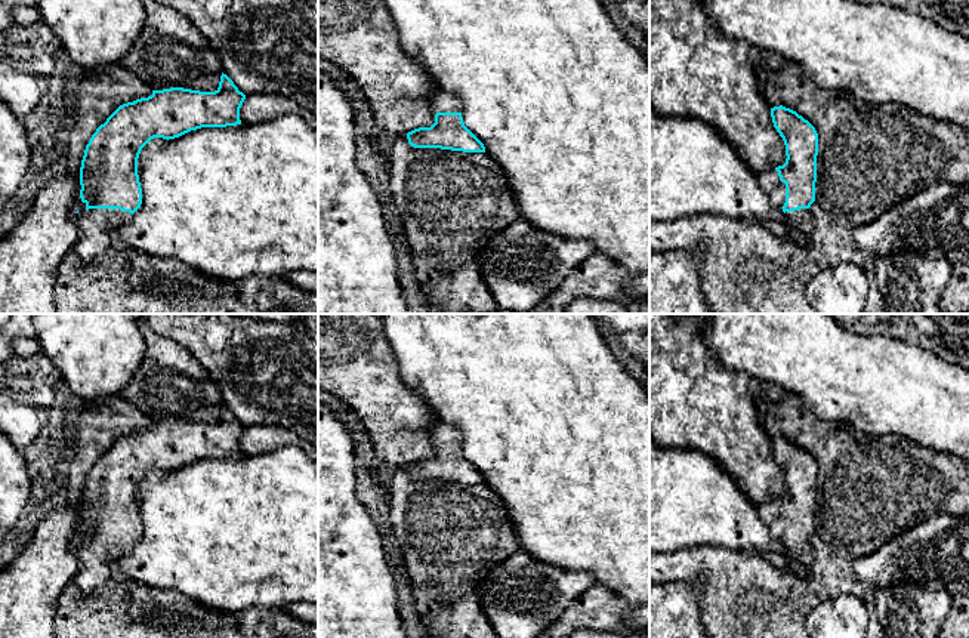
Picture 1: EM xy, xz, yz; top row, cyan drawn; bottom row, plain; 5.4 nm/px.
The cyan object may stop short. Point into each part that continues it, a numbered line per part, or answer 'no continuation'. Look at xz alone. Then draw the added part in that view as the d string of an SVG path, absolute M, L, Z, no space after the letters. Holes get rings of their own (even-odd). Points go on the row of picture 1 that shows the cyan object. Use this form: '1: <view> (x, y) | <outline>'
1: xz (443, 101) | M438 92L431 98L429 102L433 114L436 113L462 113L462 104L459 98L448 92Z

